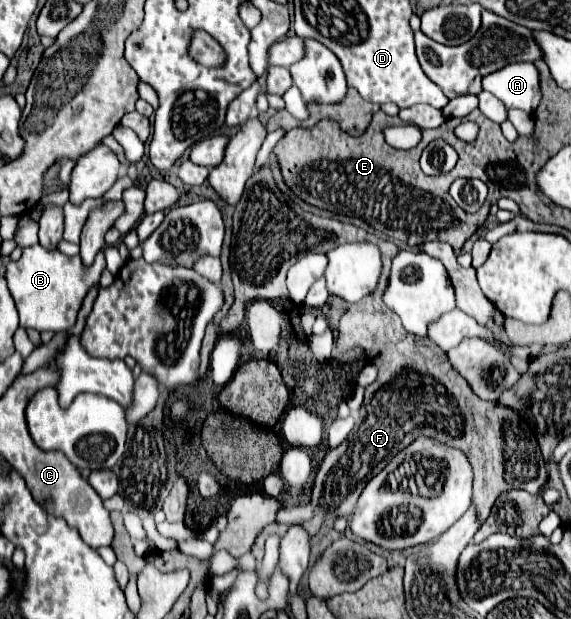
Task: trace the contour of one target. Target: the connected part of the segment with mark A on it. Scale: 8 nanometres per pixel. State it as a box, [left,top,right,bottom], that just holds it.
[483,62,541,114]

